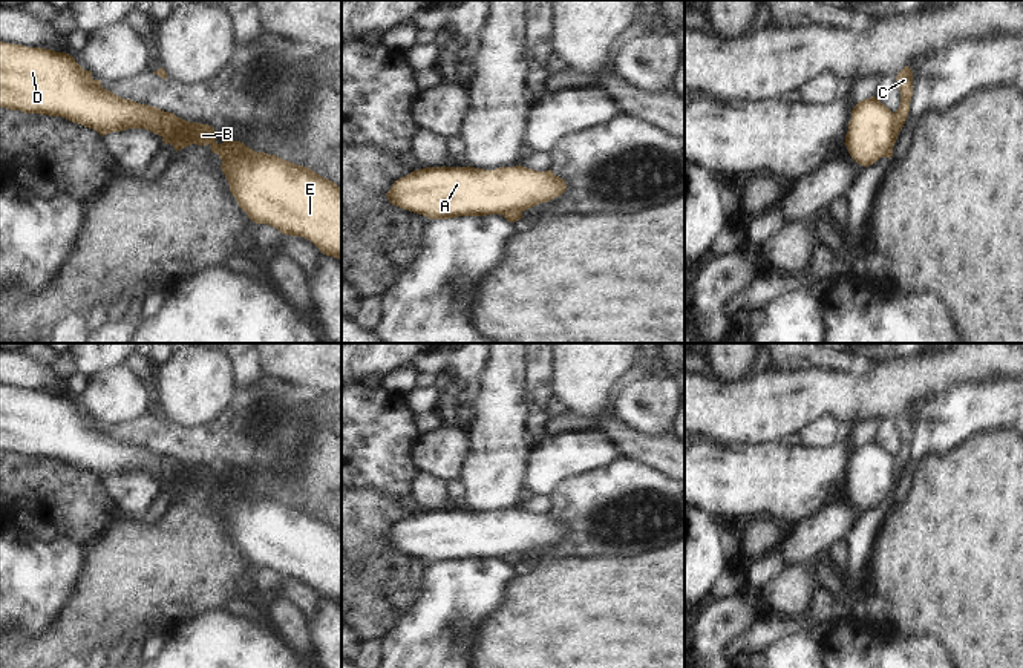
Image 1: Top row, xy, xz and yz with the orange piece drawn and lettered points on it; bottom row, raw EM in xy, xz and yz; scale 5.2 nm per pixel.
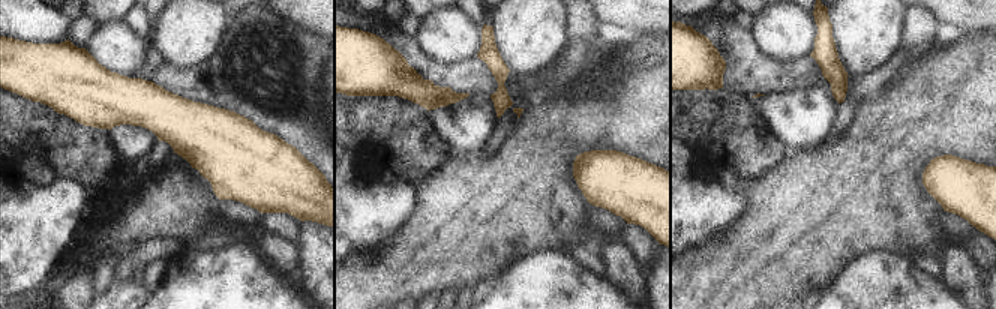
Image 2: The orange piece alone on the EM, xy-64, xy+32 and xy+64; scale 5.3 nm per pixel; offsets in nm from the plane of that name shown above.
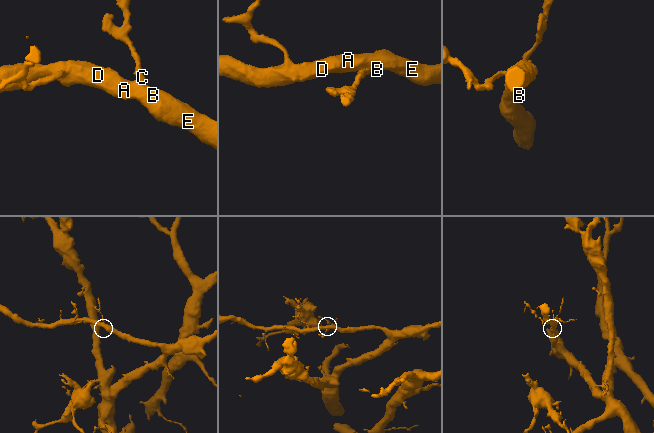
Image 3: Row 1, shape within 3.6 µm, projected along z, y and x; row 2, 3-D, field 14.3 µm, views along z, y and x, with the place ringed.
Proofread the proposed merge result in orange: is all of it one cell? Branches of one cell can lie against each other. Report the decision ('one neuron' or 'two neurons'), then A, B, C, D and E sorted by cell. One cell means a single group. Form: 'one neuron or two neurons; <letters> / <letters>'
two neurons; A B D E / C

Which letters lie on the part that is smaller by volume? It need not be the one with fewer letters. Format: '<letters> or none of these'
C.

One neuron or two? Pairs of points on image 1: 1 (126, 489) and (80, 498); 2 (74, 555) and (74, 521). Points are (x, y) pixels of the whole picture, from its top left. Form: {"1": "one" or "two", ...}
{"1": "two", "2": "two"}

